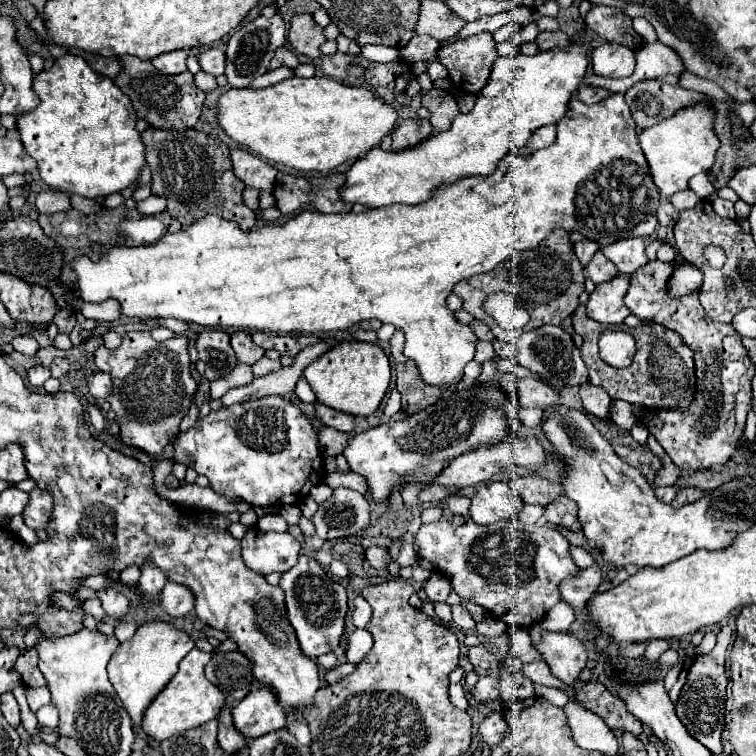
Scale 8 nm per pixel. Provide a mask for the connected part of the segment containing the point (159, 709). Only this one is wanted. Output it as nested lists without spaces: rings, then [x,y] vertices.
[[[192,648],[184,660],[180,662],[180,668],[176,672],[176,676],[168,682],[168,686],[154,698],[154,702],[150,704],[150,708],[144,714],[142,720],[142,730],[148,738],[162,742],[170,736],[176,736],[184,730],[196,728],[200,724],[206,724],[208,720],[218,718],[220,708],[224,708],[226,704],[226,696],[220,692],[220,688],[216,688],[214,684],[208,682],[208,678],[204,676],[204,666],[208,664],[208,660],[212,658],[212,654],[202,652],[198,648]]]

